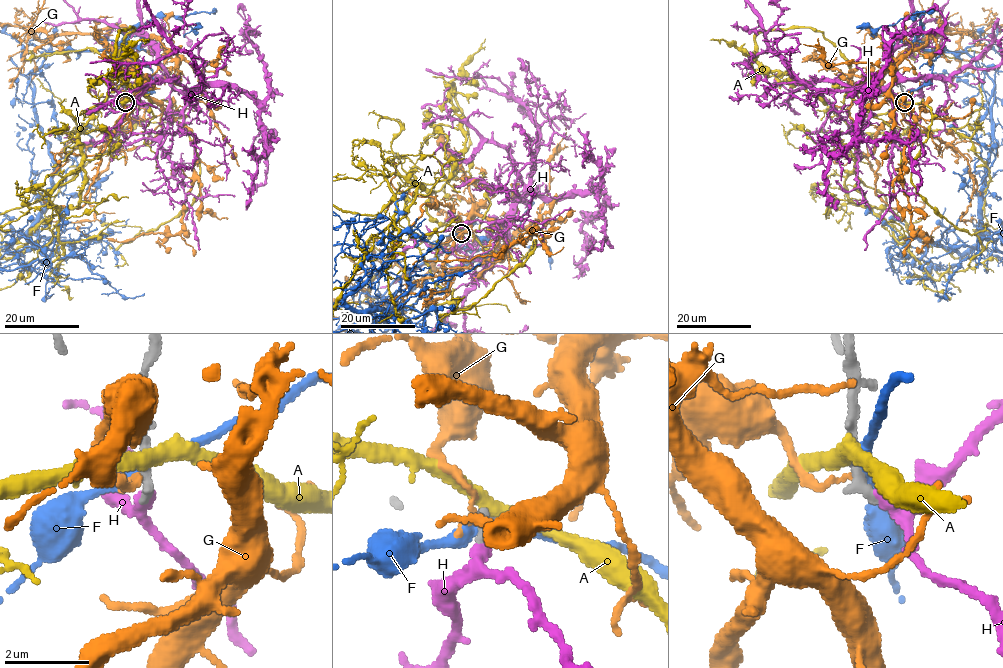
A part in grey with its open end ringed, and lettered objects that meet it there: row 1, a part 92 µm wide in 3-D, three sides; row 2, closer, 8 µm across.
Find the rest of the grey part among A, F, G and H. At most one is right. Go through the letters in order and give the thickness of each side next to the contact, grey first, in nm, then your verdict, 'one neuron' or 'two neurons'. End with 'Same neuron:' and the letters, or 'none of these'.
A: 320/360 nm | two neurons
F: 320/280 nm | two neurons
G: 320/150 nm | two neurons
H: 260/220 nm | one neuron
Same neuron: H

